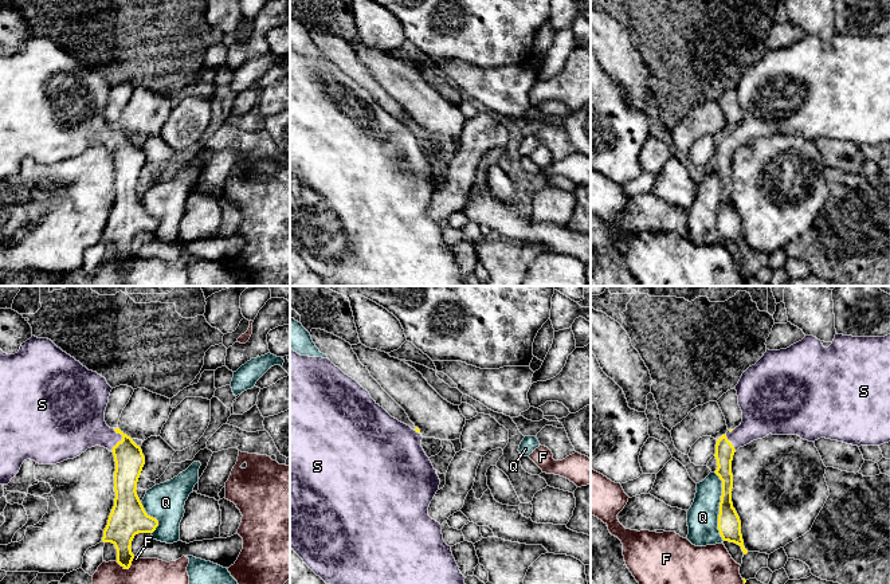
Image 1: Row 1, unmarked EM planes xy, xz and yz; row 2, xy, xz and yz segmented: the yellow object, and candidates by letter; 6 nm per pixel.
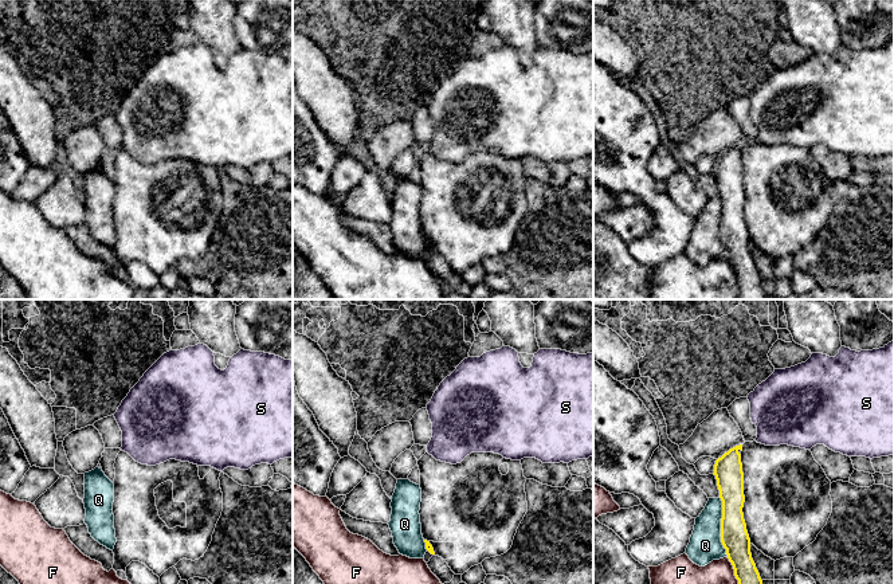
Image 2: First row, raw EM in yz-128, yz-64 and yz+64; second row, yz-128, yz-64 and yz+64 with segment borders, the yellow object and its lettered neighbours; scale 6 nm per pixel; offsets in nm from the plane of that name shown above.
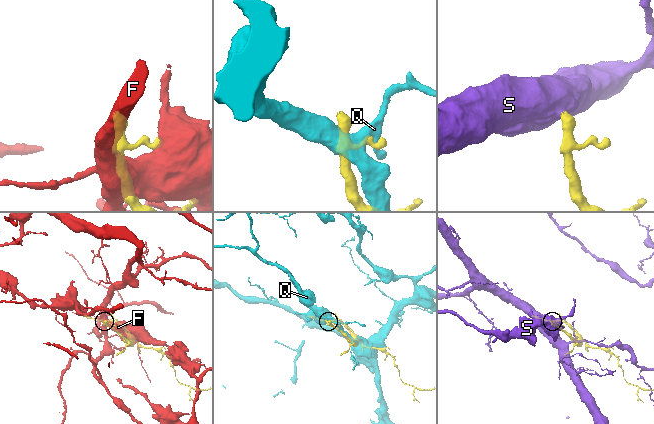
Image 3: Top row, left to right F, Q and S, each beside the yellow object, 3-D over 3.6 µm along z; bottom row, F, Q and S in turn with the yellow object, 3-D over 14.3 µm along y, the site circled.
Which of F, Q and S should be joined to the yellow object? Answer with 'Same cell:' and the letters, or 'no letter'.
Same cell: S

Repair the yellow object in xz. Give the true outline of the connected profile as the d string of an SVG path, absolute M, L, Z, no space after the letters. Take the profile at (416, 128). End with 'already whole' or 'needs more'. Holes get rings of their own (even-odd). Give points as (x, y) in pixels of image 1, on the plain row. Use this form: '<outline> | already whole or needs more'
M290 47L290 247L303 259L303 262L326 283L338 286L466 286L464 275L452 255L451 246L448 246L442 234L442 224L428 215L428 207L439 189L440 179L434 168L430 157L422 146L422 133L416 126L409 125L392 117L383 106L380 106L356 79L345 74L329 58L301 55Z | needs more

